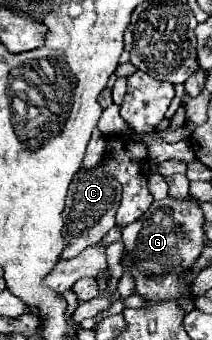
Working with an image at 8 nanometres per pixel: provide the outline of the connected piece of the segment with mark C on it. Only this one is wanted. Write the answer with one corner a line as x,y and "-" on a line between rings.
100,166
90,168
90,170
80,170
76,172
76,180
72,180
68,188
68,198
66,198
66,208
62,212
66,224
64,224
64,238
66,246
62,252
62,260
68,260
72,256
78,256
82,250
98,244
112,226
116,226
116,210
120,206
122,198
122,188
120,182
108,172
102,172

